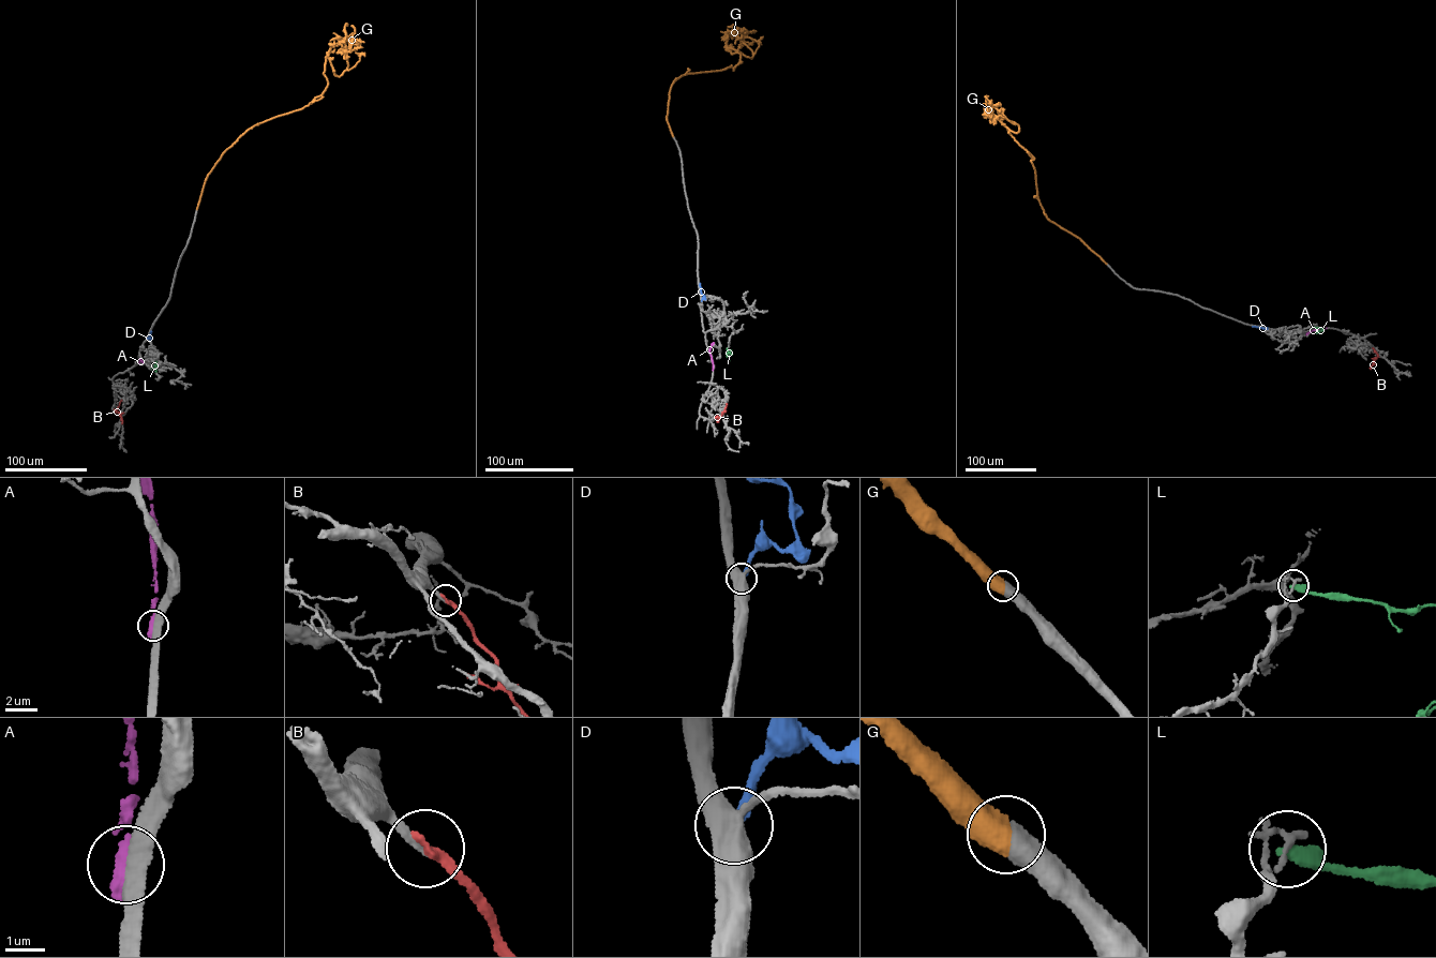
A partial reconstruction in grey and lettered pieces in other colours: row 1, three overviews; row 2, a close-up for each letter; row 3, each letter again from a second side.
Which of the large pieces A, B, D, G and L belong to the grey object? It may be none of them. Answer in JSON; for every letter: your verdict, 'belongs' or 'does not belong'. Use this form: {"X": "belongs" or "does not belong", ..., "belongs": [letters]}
{"A": "does not belong", "B": "belongs", "D": "does not belong", "G": "belongs", "L": "does not belong", "belongs": ["B", "G"]}

